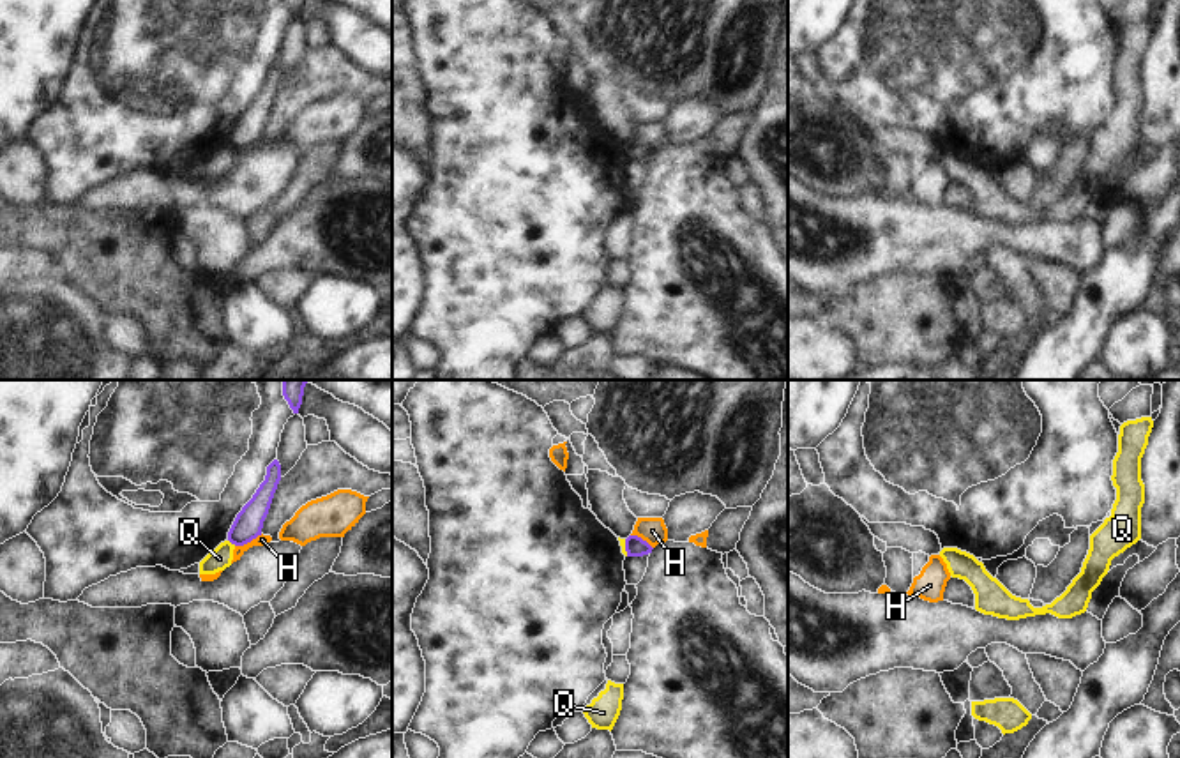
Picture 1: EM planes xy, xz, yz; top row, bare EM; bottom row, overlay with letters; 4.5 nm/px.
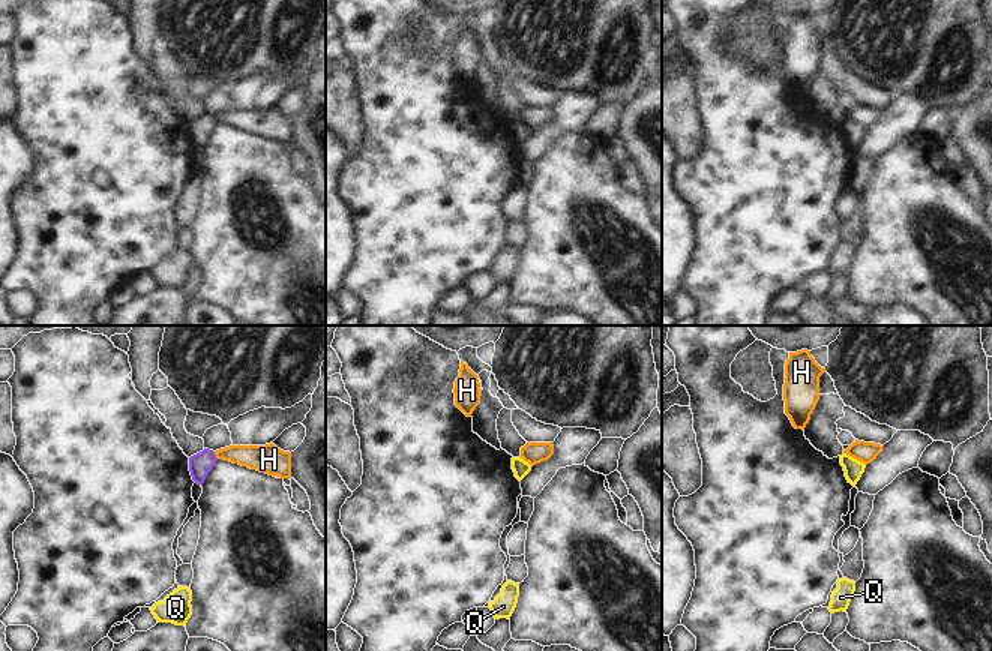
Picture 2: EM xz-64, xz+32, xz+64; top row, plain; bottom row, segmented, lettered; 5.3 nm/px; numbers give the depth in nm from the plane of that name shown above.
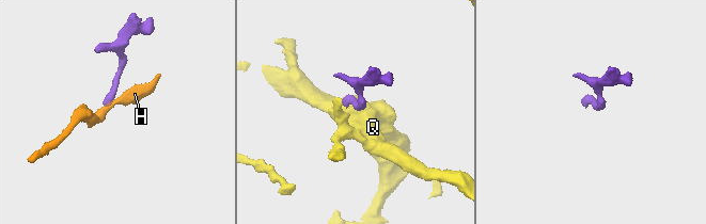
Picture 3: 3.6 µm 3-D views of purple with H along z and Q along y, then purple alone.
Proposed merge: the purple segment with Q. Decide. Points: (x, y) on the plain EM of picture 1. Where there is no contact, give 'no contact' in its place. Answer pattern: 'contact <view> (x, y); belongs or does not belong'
contact xy (232, 147); does not belong

